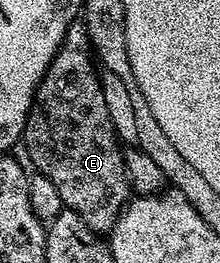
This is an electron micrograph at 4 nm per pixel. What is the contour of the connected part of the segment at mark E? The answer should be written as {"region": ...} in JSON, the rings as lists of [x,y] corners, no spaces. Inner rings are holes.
{"region":[[[76,21],[67,30],[67,38],[57,49],[49,69],[43,74],[43,79],[35,91],[35,100],[31,103],[23,126],[21,147],[27,150],[27,155],[35,166],[34,170],[53,183],[60,194],[63,207],[78,213],[81,221],[85,221],[91,231],[107,233],[117,222],[133,192],[123,164],[124,148],[116,136],[113,121],[109,121],[109,109],[105,109],[105,93],[99,76],[97,59],[93,54],[86,26]]]}

